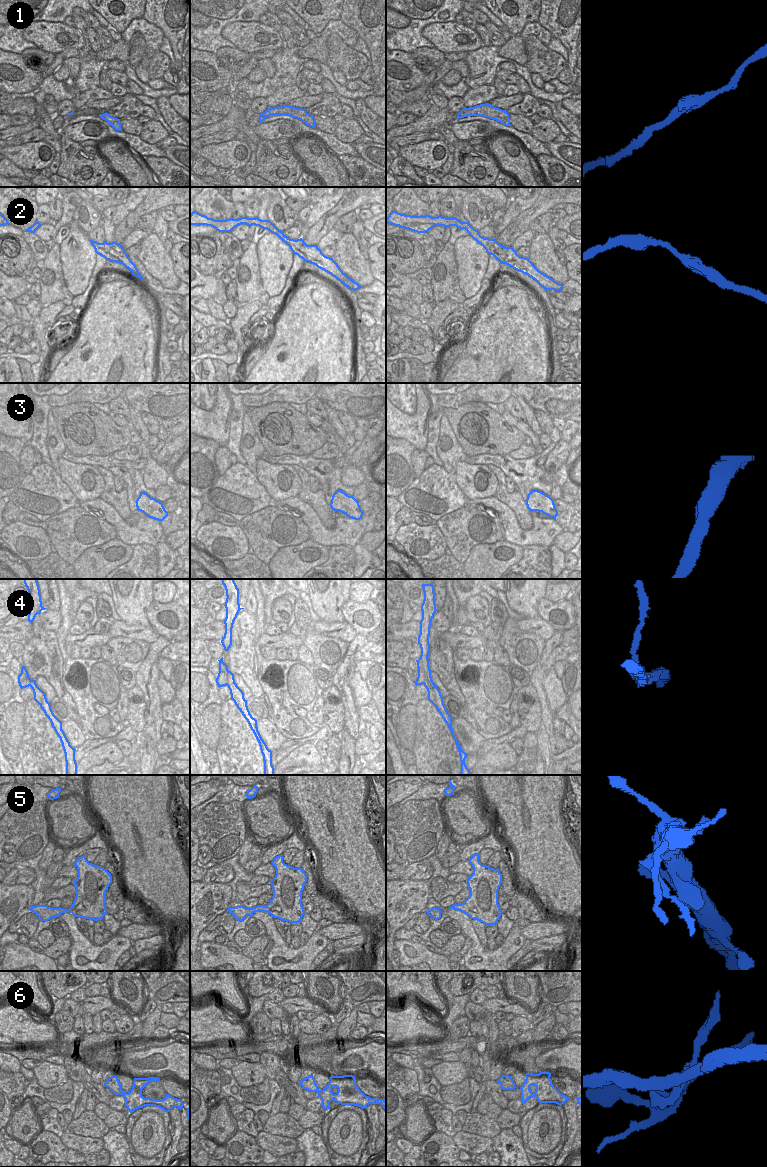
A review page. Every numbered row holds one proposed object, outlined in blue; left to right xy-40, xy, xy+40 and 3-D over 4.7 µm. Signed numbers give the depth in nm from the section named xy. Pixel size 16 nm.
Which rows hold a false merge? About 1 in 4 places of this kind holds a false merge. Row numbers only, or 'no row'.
1, 4

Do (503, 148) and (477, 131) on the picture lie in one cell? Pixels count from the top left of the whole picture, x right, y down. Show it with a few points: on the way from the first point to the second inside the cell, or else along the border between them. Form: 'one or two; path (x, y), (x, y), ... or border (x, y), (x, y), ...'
two; border (495, 132), (486, 139)

